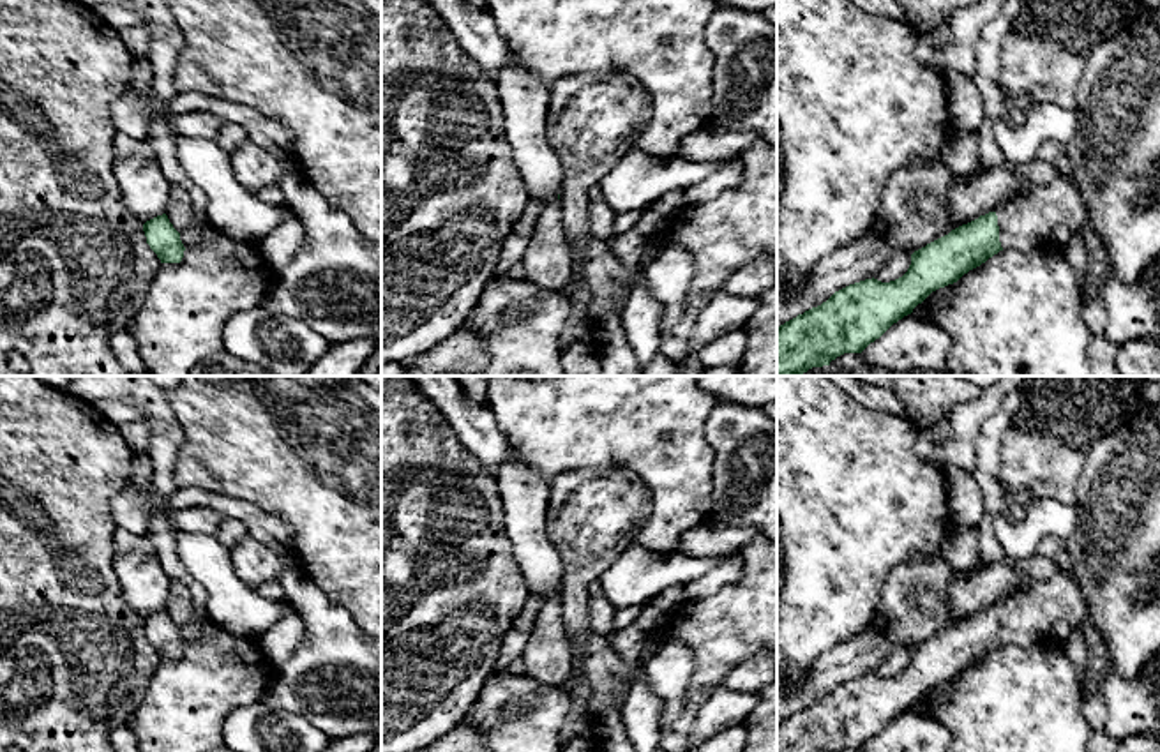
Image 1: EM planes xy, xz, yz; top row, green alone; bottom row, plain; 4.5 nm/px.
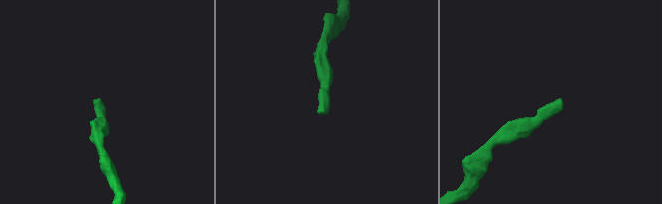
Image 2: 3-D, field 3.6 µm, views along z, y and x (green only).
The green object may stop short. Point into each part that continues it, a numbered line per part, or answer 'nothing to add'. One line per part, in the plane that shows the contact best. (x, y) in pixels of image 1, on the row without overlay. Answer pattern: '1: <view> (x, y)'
1: yz (1026, 616)

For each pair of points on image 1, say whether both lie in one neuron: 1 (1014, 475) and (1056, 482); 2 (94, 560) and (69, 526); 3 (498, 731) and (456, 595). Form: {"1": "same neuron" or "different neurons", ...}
{"1": "same neuron", "2": "same neuron", "3": "different neurons"}

